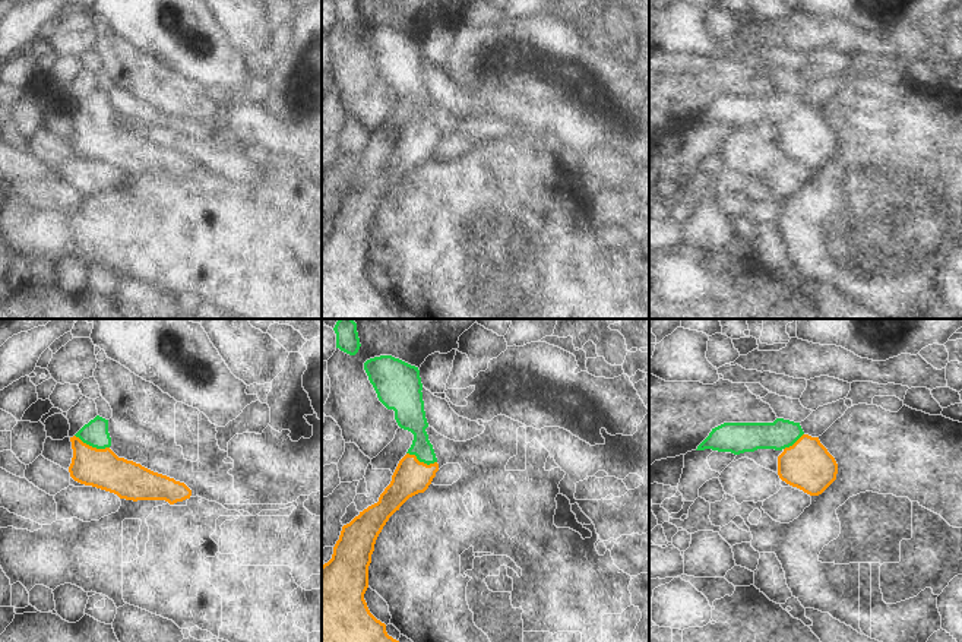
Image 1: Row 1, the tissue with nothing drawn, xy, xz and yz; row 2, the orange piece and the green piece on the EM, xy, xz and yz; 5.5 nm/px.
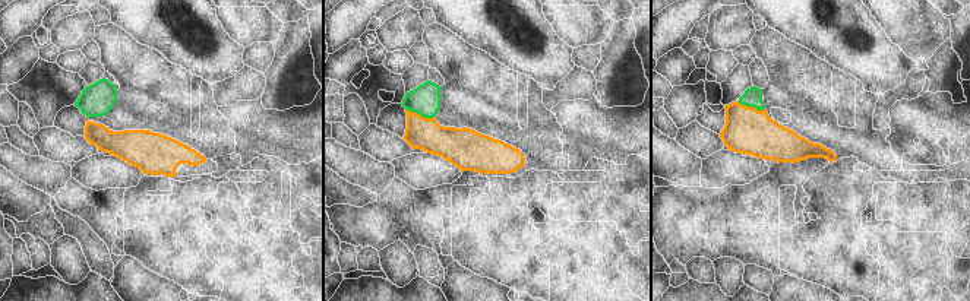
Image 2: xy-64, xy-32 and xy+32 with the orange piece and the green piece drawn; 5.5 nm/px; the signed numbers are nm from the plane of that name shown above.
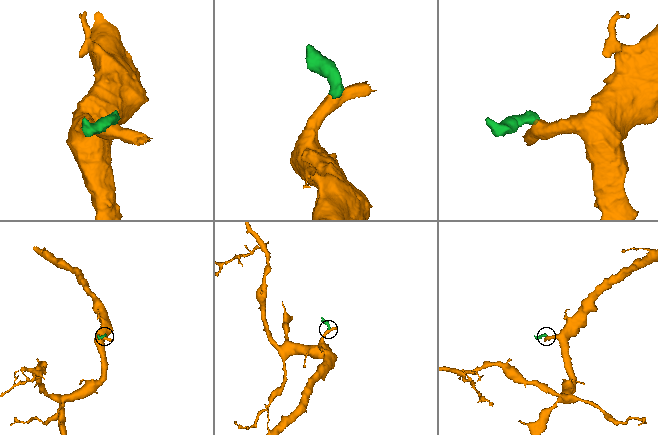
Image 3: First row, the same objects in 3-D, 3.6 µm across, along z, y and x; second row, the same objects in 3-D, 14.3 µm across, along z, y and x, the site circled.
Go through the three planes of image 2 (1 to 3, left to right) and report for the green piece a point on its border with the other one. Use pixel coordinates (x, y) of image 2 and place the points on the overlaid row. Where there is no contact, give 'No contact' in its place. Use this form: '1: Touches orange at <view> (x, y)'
1: No contact
2: Touches orange at xy-32 (419, 114)
3: Touches orange at xy+32 (751, 107)

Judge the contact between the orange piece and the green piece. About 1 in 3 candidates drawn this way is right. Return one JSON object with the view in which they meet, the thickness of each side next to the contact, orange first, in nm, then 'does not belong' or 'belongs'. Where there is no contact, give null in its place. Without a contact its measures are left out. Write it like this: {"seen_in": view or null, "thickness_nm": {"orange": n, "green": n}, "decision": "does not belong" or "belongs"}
{"seen_in": "xy", "thickness_nm": {"orange": 220, "green": 140}, "decision": "belongs"}

